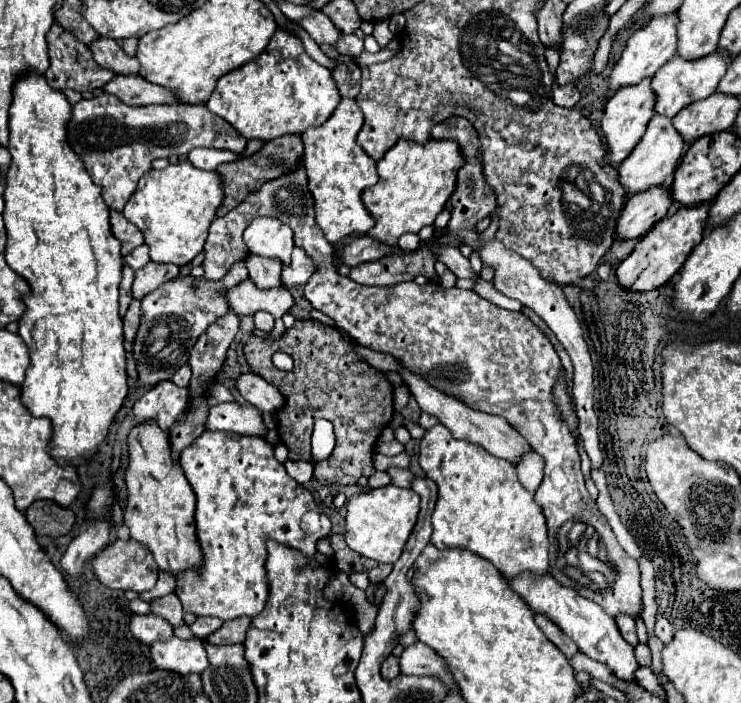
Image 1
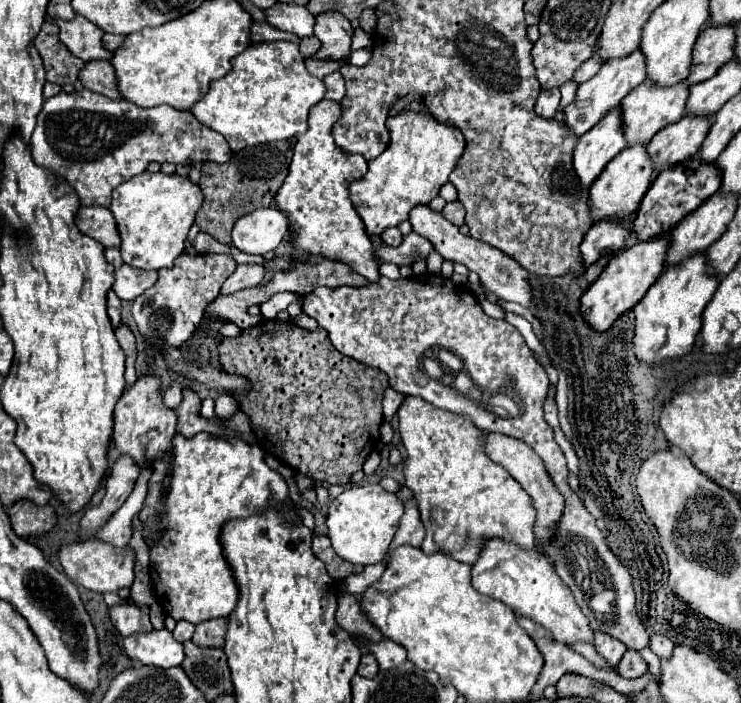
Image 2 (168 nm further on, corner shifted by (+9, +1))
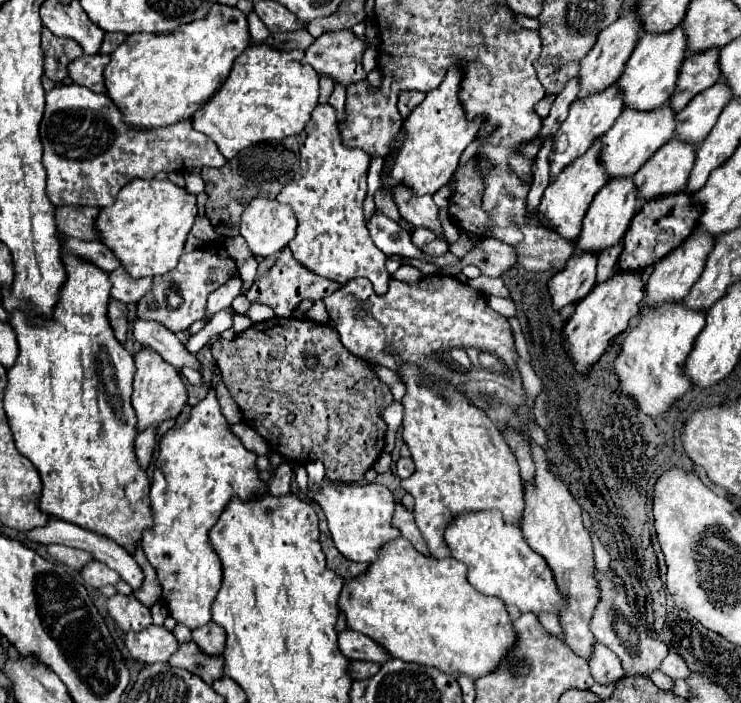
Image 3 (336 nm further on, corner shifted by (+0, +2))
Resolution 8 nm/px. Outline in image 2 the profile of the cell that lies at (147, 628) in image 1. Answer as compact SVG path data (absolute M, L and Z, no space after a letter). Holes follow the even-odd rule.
M134 603L110 607L110 619L124 637L134 633L150 633L154 629L148 617L148 609L142 609Z

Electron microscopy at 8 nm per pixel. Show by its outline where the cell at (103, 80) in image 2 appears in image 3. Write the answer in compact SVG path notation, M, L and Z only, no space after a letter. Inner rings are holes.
M79 56L79 60L73 60L67 66L67 74L69 78L79 84L79 86L87 86L91 92L105 92L103 86L103 68L105 64L109 64L109 56Z

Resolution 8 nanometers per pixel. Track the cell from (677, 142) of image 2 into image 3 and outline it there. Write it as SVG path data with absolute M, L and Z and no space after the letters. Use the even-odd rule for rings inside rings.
M669 140L633 176L635 186L639 186L639 198L655 200L655 196L667 196L667 192L679 192L687 184L693 162L695 146Z

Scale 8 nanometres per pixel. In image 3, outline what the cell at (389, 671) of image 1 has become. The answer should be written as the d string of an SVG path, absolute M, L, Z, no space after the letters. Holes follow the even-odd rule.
M355 660L355 662L349 664L349 676L351 676L351 680L367 680L367 678L375 676L379 672L379 668L381 666L377 662L359 662L359 660Z

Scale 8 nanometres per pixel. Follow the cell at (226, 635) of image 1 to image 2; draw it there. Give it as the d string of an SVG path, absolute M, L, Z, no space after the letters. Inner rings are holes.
M228 619L202 621L200 625L196 625L196 633L192 641L198 647L222 647L226 637L226 625L228 625Z

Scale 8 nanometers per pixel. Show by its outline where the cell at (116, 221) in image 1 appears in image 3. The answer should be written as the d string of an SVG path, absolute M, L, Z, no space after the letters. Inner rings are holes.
M55 208L57 230L63 238L73 236L79 240L95 240L95 218L99 208Z

